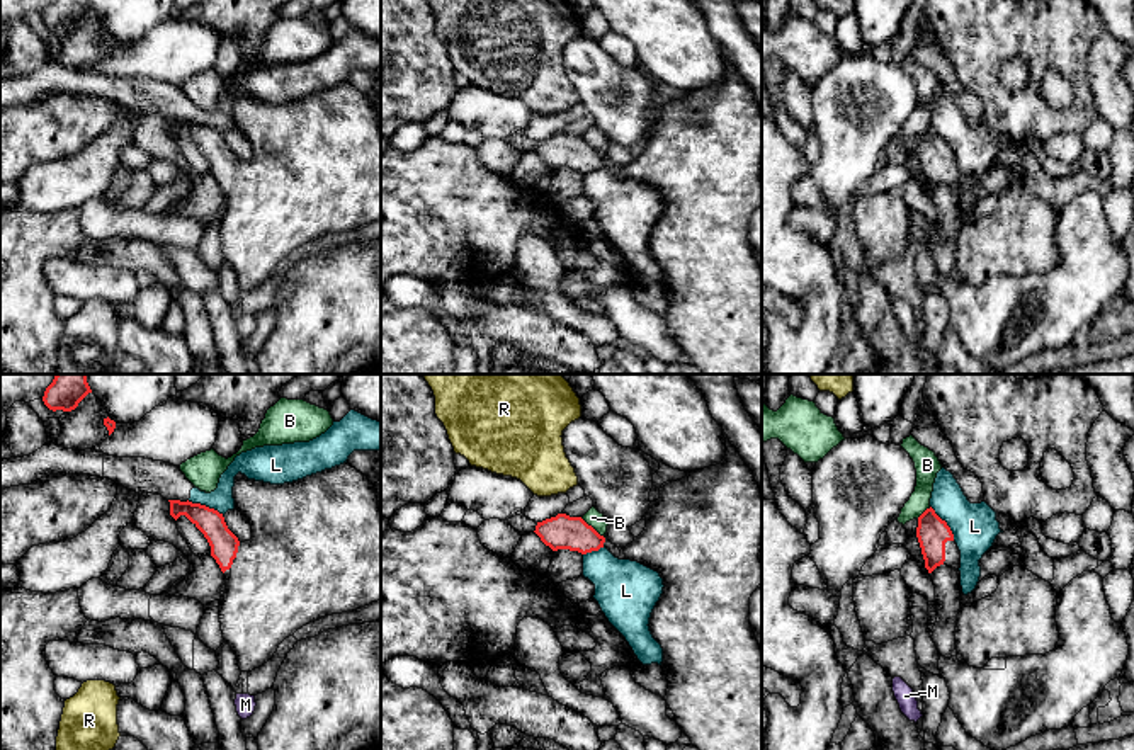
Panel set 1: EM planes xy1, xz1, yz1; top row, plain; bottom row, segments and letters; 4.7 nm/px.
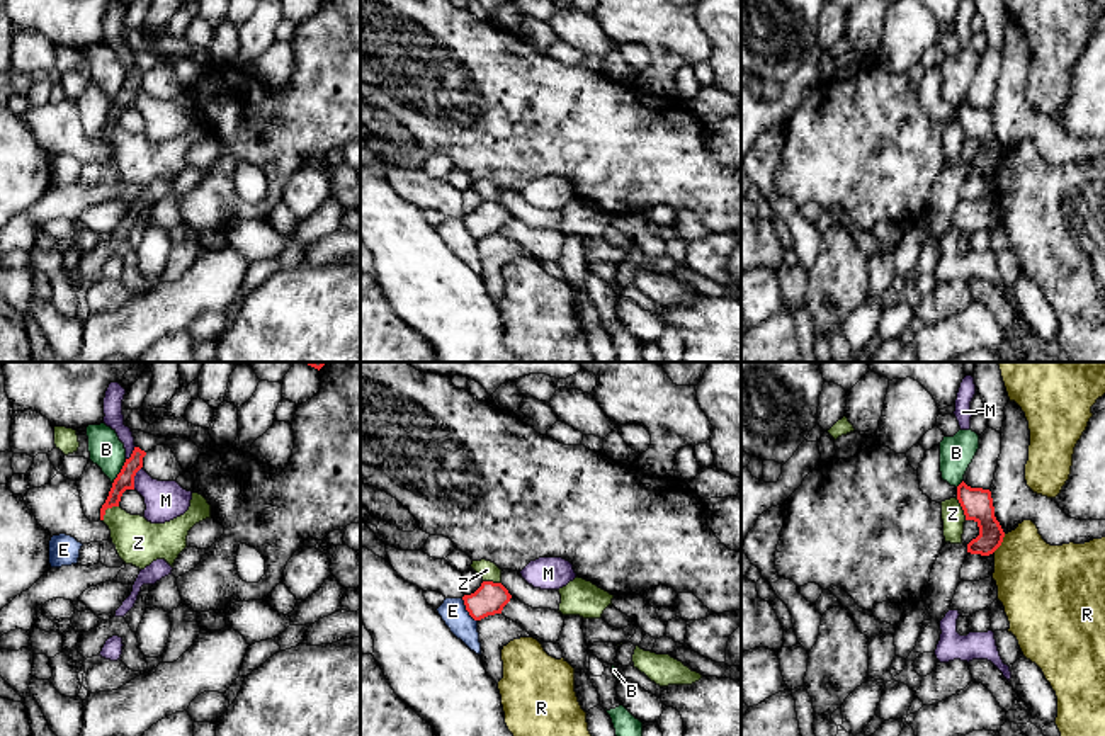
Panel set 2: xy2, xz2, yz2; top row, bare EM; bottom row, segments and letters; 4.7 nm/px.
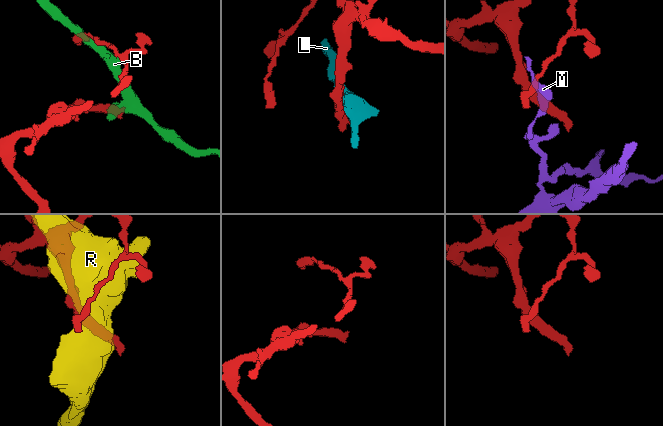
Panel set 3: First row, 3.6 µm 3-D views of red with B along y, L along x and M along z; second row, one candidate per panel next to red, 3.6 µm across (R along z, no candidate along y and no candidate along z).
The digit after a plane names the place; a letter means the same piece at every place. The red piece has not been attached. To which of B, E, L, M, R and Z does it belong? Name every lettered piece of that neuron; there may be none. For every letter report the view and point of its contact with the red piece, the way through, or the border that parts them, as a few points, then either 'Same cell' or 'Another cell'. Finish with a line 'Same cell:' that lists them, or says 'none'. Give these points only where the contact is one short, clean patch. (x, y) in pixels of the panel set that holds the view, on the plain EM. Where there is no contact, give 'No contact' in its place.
B: Touches red at xz1 (590, 145). Another cell
E: Touches red at xz2 (466, 228). Boundary: xz2 (461, 218), (466, 230), (476, 240). Another cell
L: Touches red at yz1 (946, 142). Boundary: yz1 (930, 124), (946, 142), (954, 159). Another cell
M: Touches red at xy2 (133, 97). Boundary: xy2 (141, 85), (135, 96), (133, 107). Another cell
R: Touches red at yz2 (1002, 160). Another cell
Z: Touches red at xy2 (106, 128). Boundary: xy2 (118, 124), (109, 126), (102, 140). Another cell
Same cell: none

